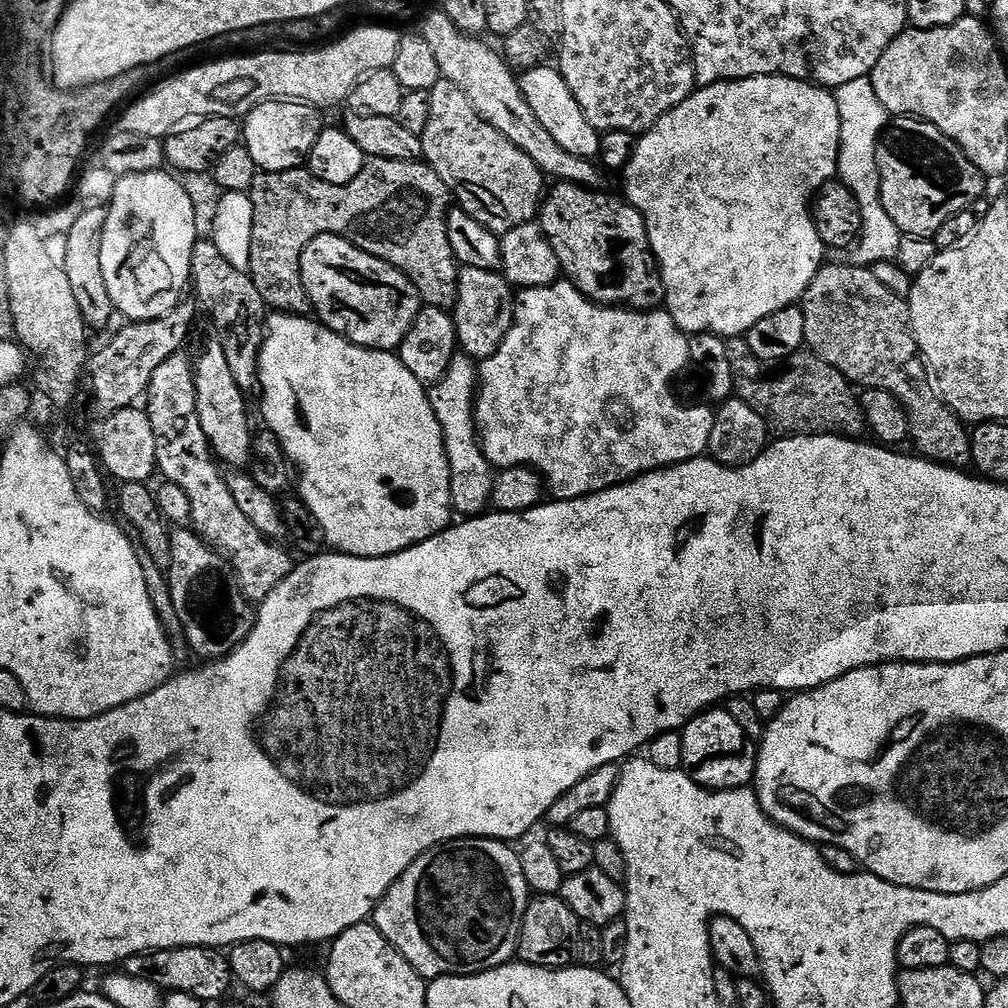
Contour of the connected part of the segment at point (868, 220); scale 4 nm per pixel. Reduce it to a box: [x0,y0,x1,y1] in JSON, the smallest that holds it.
[835,76,902,266]

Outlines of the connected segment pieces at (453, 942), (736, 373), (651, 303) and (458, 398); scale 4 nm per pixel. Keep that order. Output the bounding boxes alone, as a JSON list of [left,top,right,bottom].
[[374,838,530,982],[725,338,866,438],[538,183,664,310],[430,354,494,518]]

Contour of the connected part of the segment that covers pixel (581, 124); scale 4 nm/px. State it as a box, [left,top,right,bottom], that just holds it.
[519,67,601,158]

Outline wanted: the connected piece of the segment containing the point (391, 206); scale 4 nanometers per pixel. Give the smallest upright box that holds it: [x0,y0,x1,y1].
[248,159,458,316]

